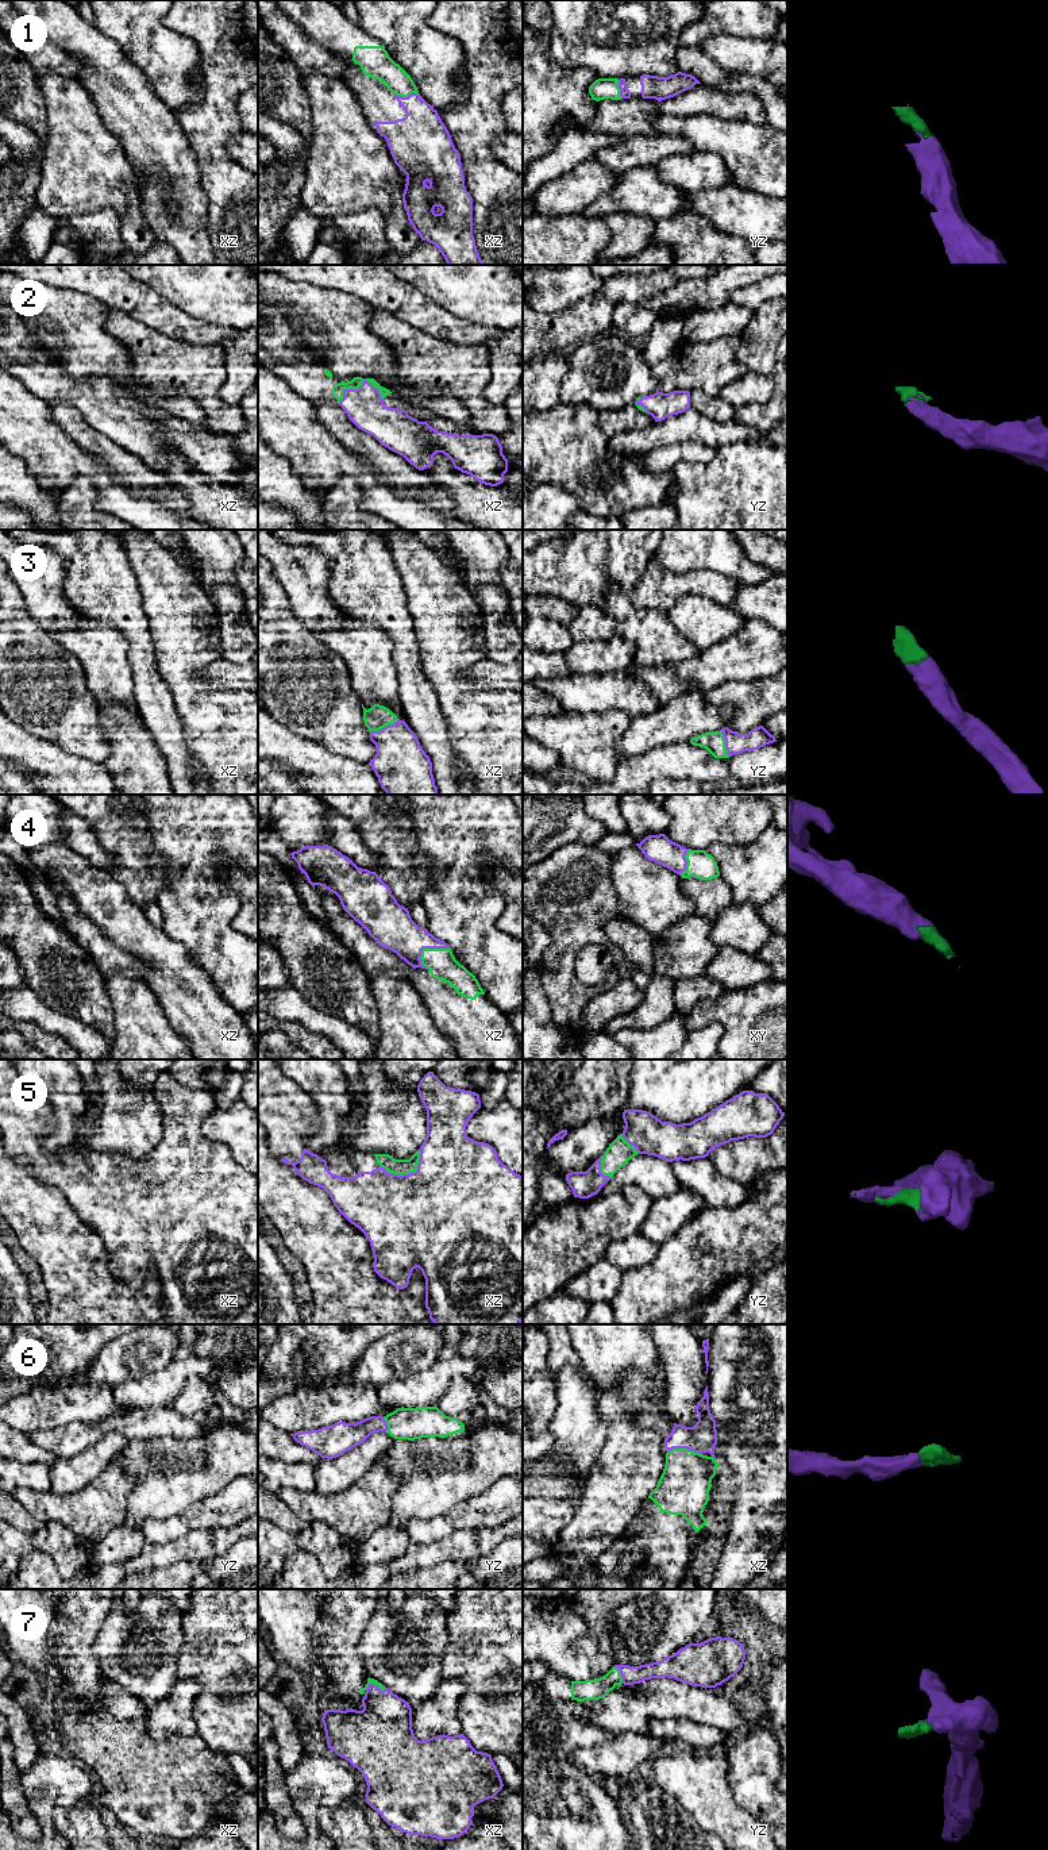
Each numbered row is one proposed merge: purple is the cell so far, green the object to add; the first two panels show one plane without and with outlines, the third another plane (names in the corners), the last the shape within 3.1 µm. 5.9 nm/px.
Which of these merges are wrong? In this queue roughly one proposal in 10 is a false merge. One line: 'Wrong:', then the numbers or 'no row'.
Wrong: no row

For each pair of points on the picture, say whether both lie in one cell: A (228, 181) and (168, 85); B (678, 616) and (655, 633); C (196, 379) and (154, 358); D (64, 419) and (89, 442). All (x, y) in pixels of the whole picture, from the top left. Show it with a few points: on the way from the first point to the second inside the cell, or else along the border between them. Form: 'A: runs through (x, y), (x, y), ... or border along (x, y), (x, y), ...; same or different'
A: border along (199, 79), (203, 97), (173, 111); different
B: border along (666, 615), (671, 626), (693, 645); different
C: runs through (185, 368), (165, 364); same
D: runs through (70, 423), (83, 435); same

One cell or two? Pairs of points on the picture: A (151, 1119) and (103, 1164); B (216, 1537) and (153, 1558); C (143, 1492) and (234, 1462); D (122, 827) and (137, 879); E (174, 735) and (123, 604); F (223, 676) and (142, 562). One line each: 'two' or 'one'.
A: two
B: one
C: one
D: one
E: one
F: two

